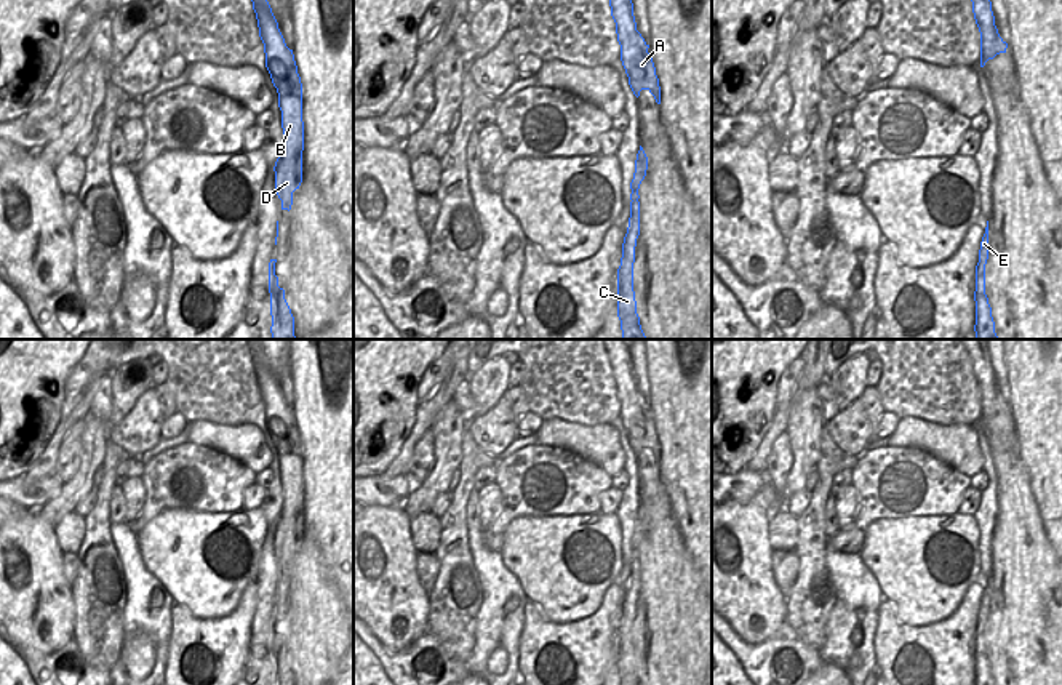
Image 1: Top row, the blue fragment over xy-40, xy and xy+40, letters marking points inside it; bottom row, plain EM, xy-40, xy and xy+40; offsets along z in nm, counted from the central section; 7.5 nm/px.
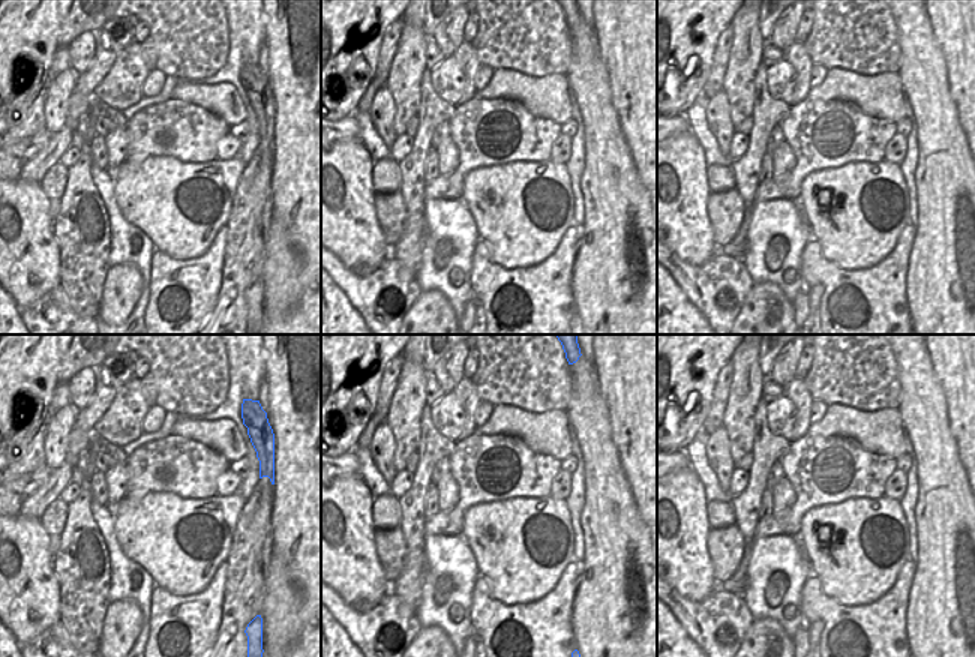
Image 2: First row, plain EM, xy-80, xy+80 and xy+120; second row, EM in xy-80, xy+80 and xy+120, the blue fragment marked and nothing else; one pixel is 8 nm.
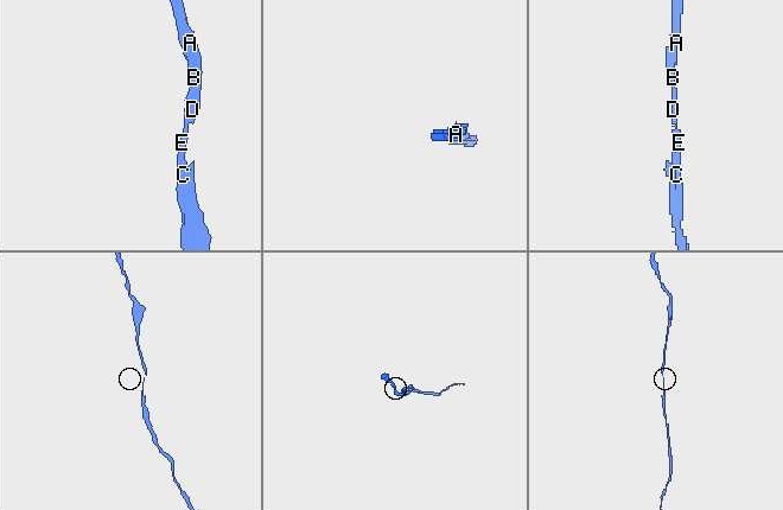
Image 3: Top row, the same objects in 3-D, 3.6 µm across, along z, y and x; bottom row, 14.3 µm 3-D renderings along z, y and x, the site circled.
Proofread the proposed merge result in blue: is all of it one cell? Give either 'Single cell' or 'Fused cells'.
Single cell

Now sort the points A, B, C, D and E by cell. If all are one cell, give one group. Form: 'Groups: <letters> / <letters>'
Groups: A B C D E

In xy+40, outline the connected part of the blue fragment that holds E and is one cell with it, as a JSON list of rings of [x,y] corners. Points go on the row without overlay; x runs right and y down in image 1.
[[[987,579],[985,592],[980,600],[979,621],[976,624],[976,650],[974,650],[976,683],[974,685],[995,685],[993,675],[992,675],[992,666],[985,653],[987,618],[988,618],[988,579]]]

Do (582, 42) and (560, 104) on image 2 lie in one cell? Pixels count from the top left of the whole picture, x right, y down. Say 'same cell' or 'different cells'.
different cells

